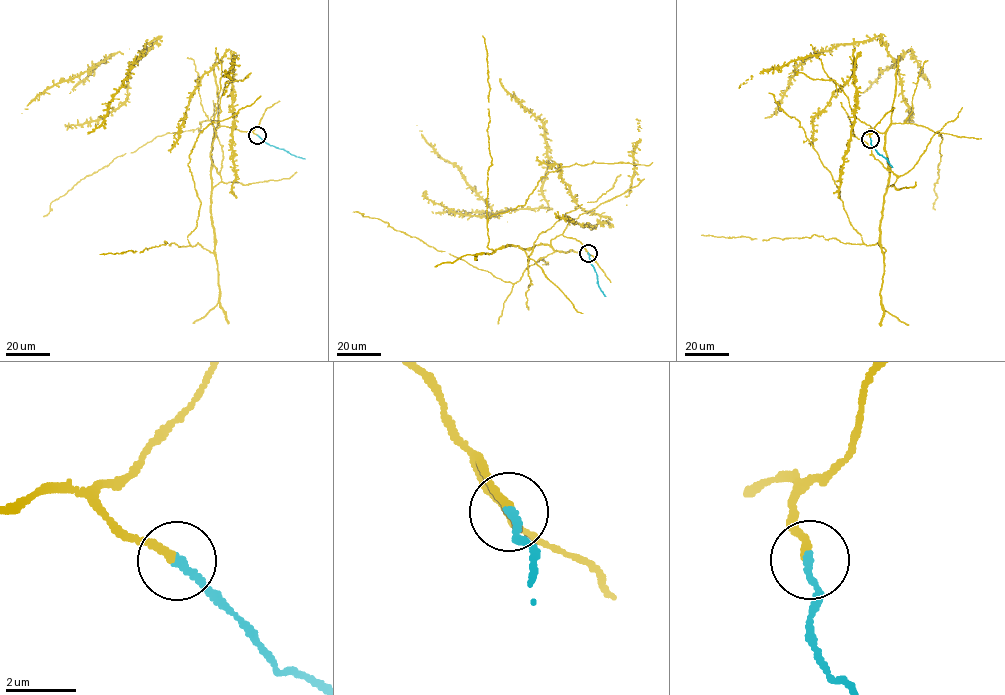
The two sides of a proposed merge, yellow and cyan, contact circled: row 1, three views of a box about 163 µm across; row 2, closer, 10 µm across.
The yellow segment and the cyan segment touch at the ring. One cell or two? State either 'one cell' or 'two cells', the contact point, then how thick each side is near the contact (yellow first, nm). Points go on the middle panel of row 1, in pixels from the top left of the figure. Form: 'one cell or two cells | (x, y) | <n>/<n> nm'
one cell | (588, 253) | 240/220 nm

